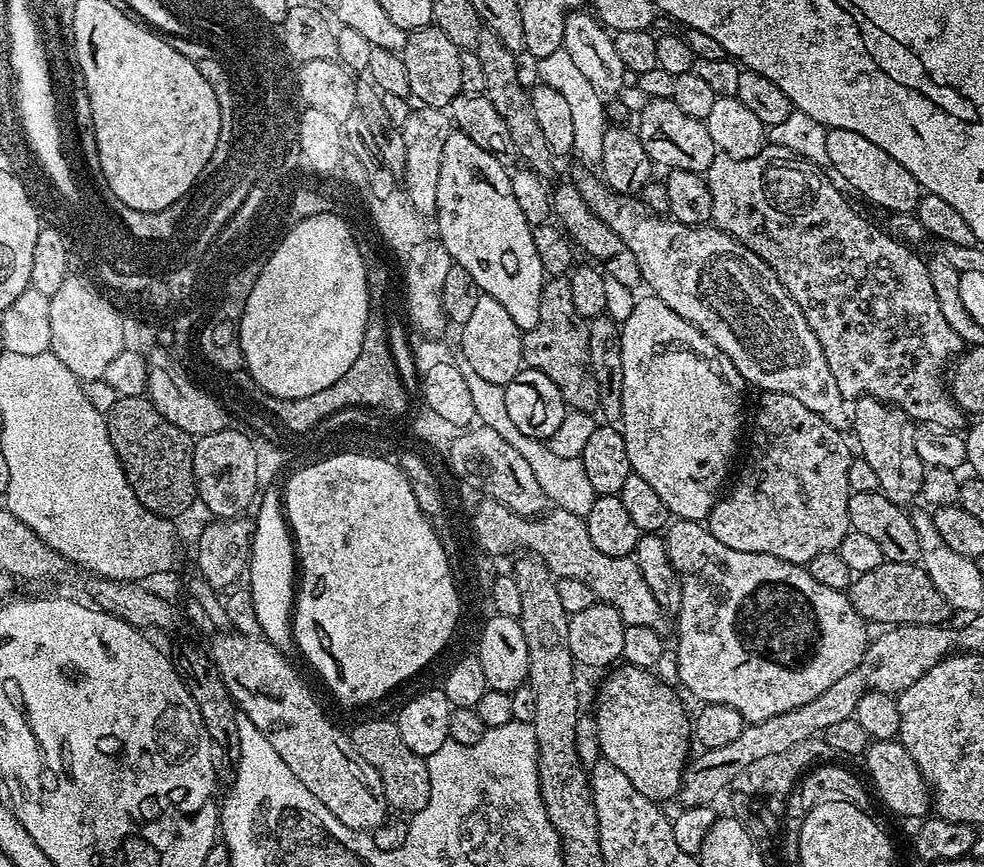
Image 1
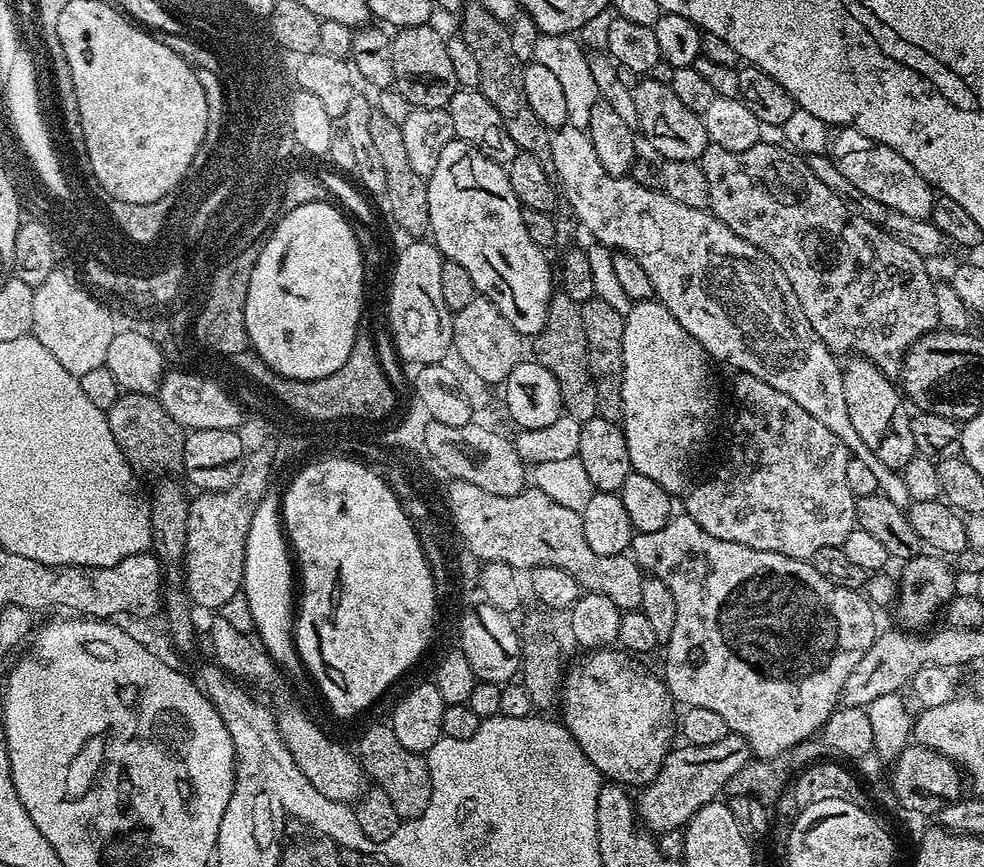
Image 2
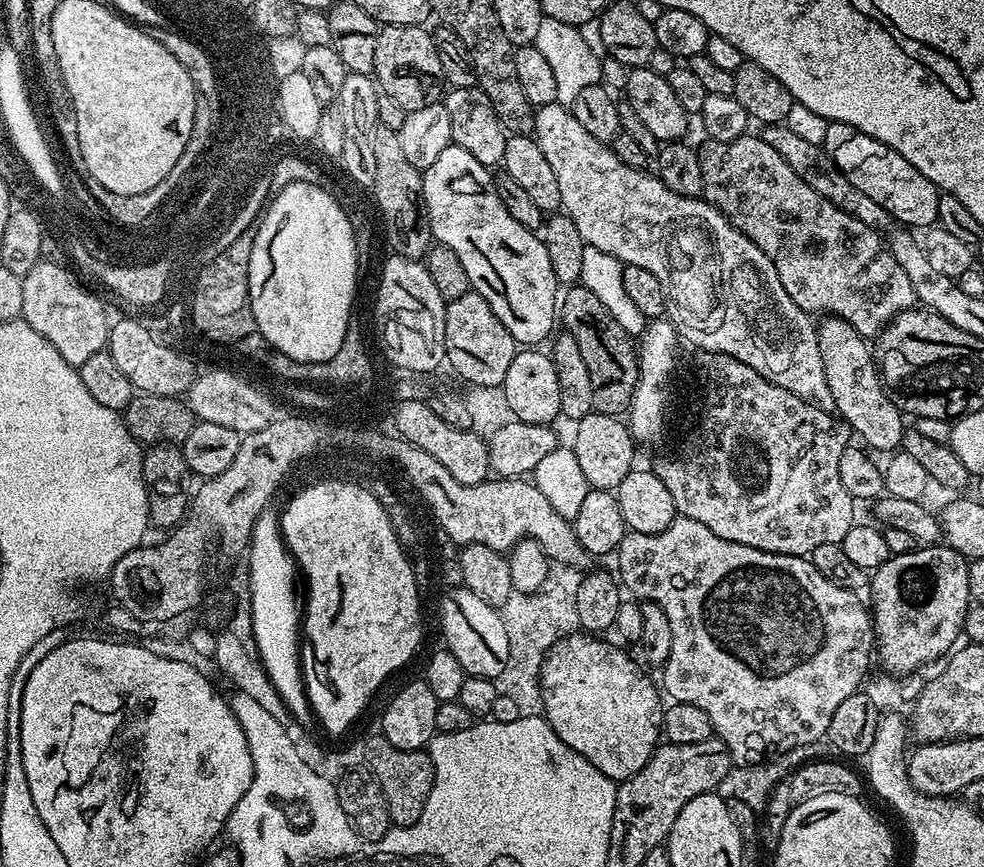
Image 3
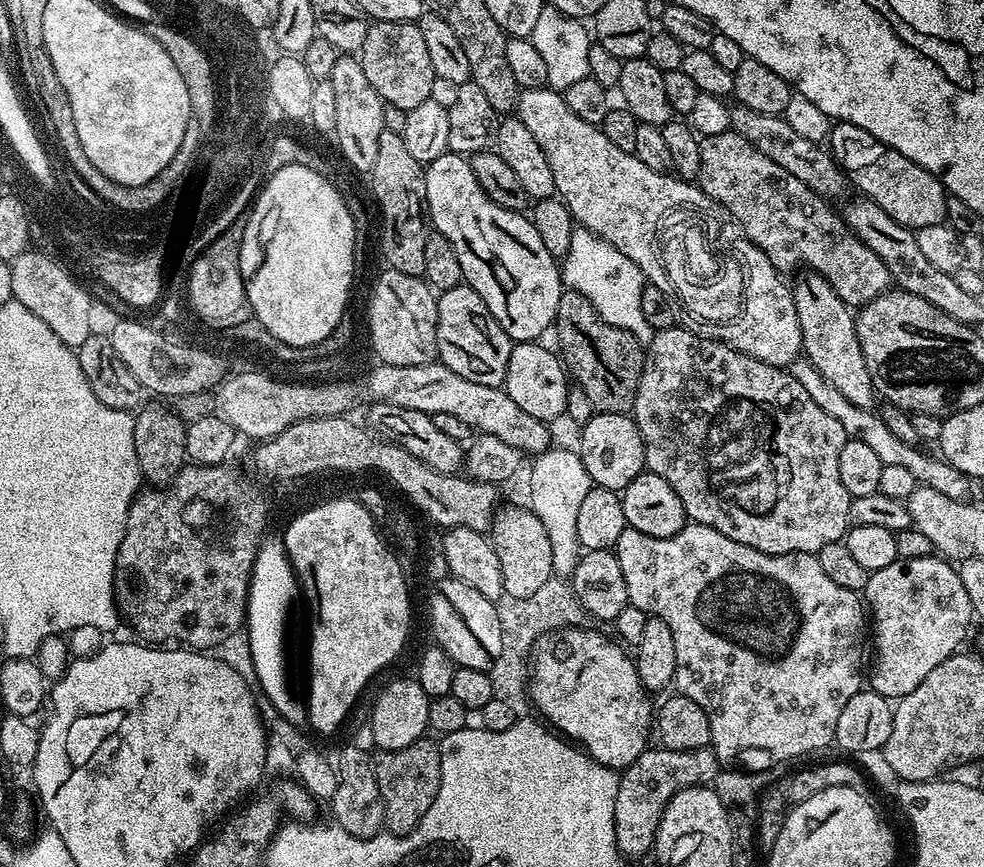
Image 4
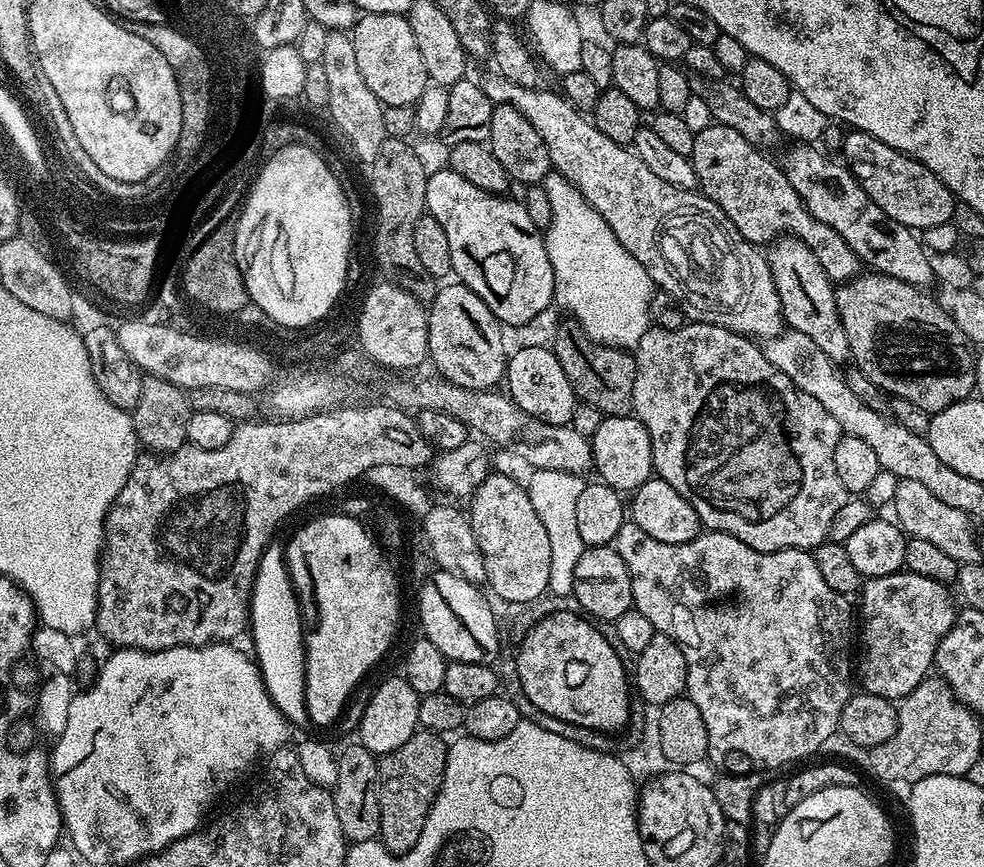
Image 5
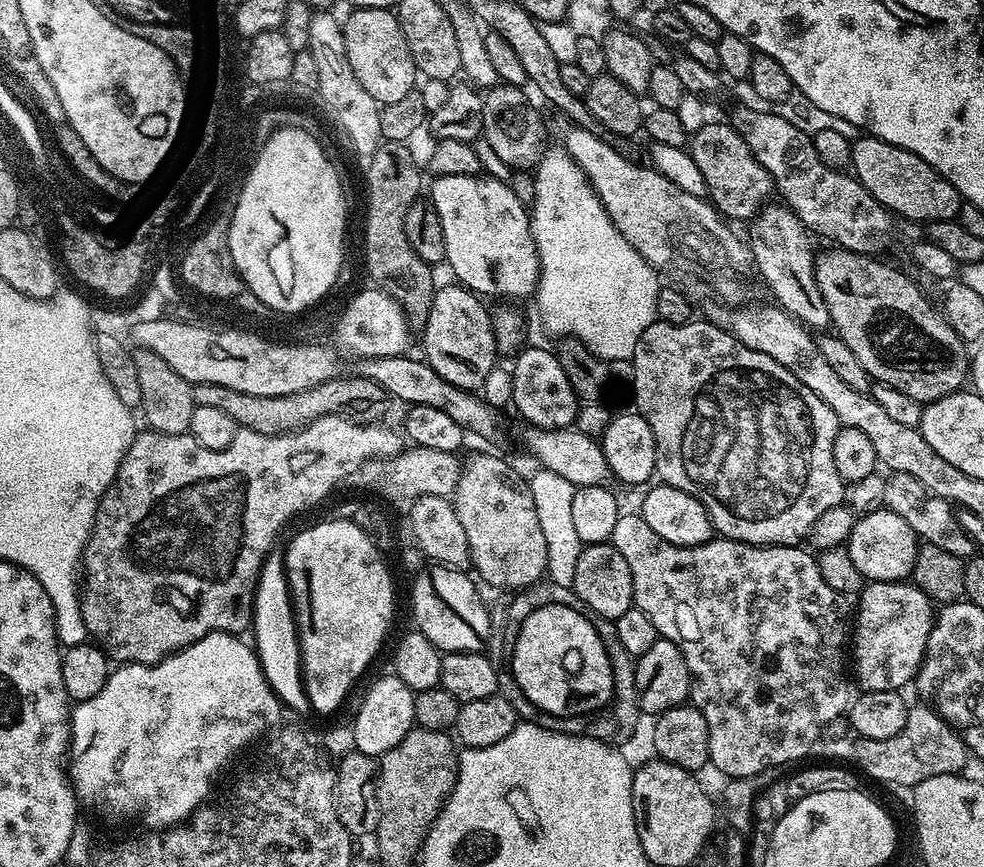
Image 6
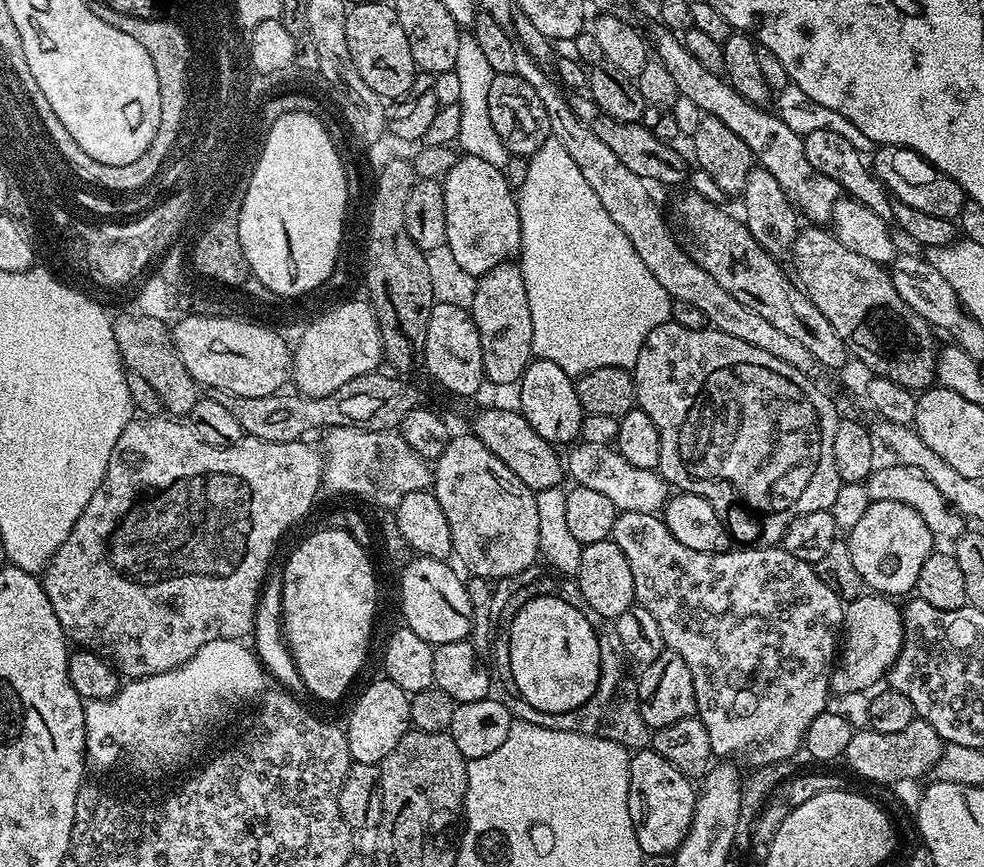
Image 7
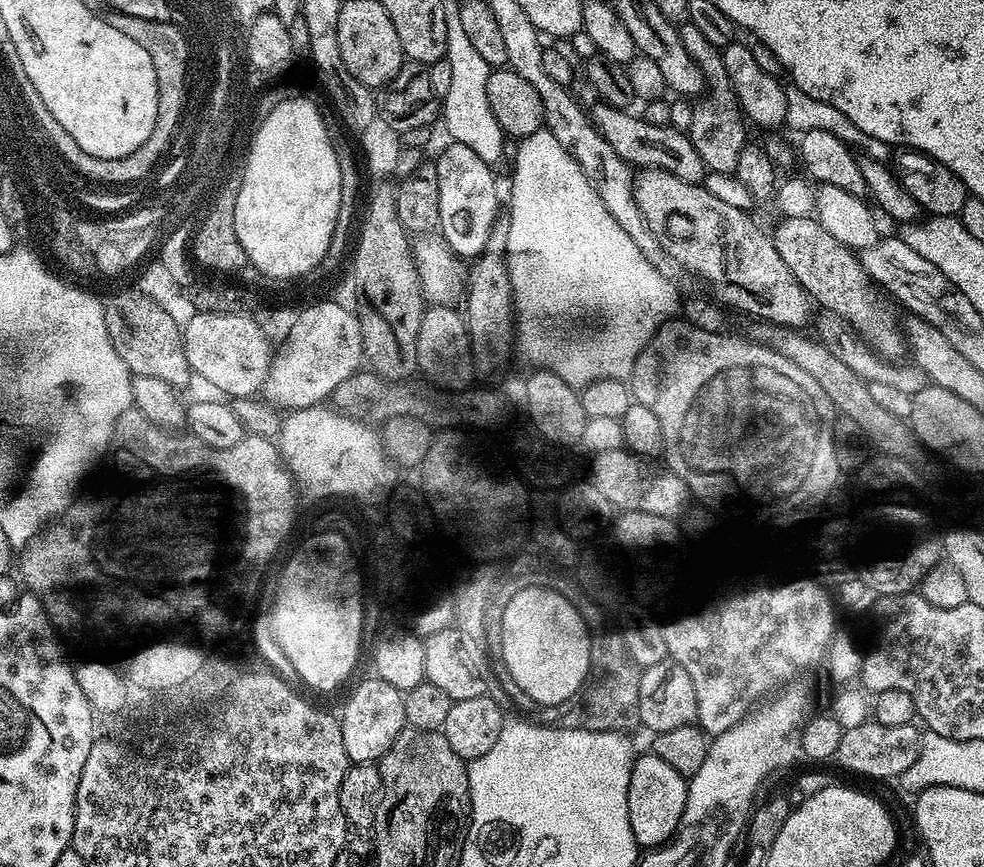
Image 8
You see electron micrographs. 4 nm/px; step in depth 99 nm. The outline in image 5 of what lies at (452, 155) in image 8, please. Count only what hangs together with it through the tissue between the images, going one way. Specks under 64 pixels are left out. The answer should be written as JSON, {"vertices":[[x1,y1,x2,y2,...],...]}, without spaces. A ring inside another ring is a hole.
{"vertices":[[448,166,441,172,432,172,426,186,427,215,433,216,446,230,450,242,450,258,455,279,465,284,495,314,501,325,528,324,554,304,554,270,550,266,548,251,544,245,541,229,530,222,530,211,516,200,503,195,488,193,468,182,462,174,452,172]]}

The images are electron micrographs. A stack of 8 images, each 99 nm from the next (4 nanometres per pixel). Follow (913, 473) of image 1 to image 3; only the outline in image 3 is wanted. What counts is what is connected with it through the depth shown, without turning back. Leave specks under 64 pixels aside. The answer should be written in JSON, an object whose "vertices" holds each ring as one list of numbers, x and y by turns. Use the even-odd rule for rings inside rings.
{"vertices":[[825,315,818,324,819,353,822,354,823,370,826,371,827,385,830,386,835,411,858,432,869,449,892,452,901,447,906,422,903,413,884,387,883,379,872,355,871,347,840,316]]}

